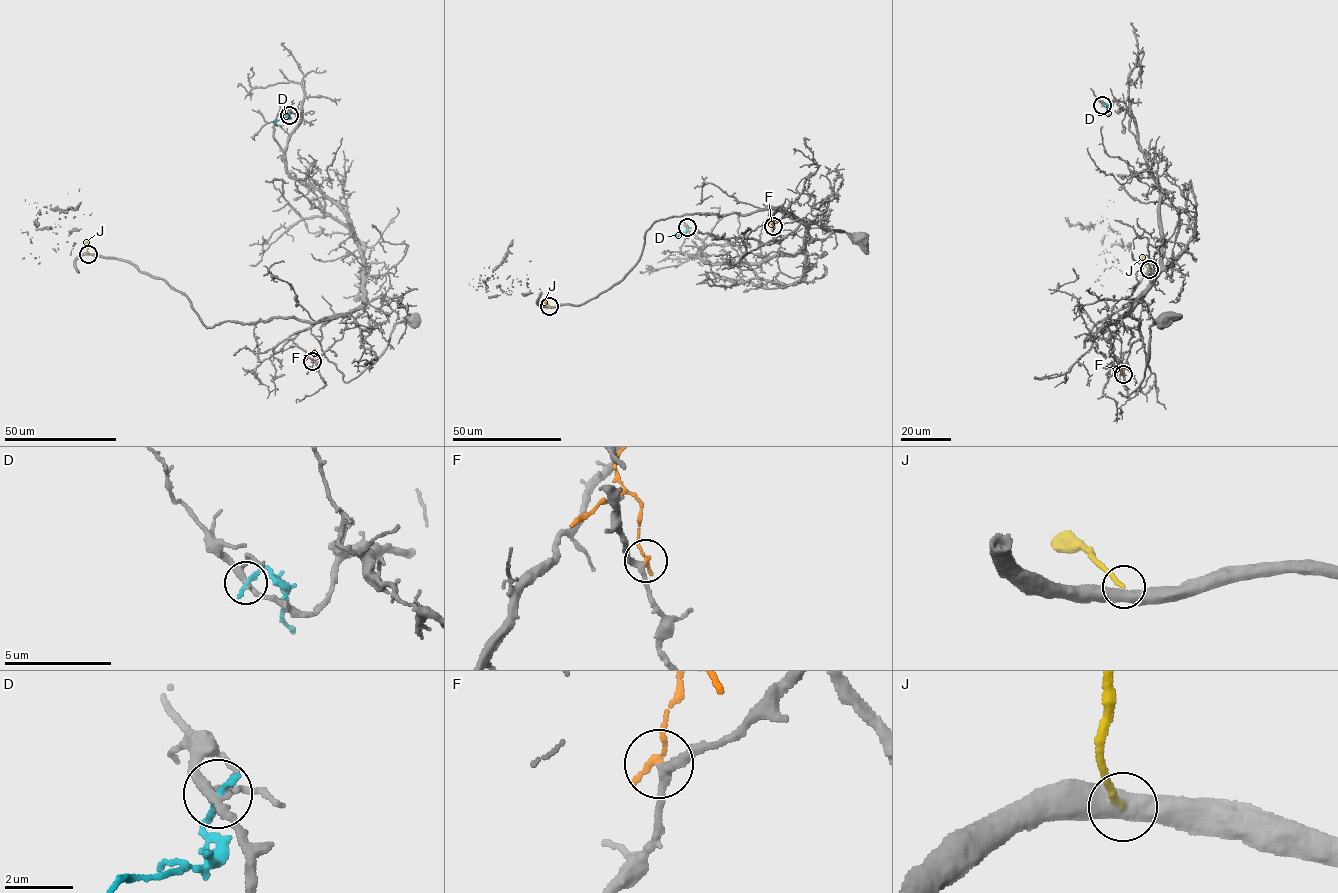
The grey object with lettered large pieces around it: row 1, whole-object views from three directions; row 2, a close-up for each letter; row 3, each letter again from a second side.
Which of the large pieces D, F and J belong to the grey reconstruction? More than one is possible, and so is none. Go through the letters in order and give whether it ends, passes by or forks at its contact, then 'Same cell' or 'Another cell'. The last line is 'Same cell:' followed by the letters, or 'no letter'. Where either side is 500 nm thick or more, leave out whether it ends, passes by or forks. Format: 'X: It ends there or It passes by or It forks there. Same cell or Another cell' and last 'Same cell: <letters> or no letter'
D: It ends there. Another cell
F: It ends there. Another cell
J: Another cell
Same cell: no letter

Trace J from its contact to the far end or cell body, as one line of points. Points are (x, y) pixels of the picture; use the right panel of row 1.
J: (1149, 269), (1142, 256)

